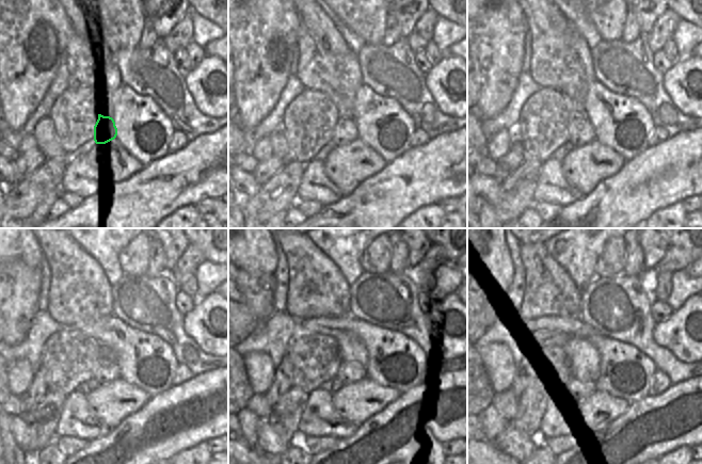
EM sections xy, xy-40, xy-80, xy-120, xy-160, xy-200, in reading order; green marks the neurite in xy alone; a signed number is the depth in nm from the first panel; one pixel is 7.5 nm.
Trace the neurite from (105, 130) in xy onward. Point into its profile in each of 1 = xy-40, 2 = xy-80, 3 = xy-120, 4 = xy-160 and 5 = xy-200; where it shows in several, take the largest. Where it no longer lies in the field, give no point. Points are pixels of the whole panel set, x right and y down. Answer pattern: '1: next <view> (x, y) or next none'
1: next xy-40 (345, 131)
2: next xy-80 (583, 132)
3: next xy-120 (107, 370)
4: next xy-160 (348, 372)
5: next xy-200 (589, 384)

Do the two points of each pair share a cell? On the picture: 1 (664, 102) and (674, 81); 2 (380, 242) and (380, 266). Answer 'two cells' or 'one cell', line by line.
1: two cells
2: one cell

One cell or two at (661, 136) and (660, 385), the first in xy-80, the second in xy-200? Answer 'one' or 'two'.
one

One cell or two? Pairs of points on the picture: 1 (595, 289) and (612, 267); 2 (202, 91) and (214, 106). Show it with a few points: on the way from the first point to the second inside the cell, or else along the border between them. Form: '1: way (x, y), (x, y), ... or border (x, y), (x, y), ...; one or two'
1: border (601, 252), (595, 272), (599, 275), (622, 274); two
2: way (205, 94), (213, 102); one

